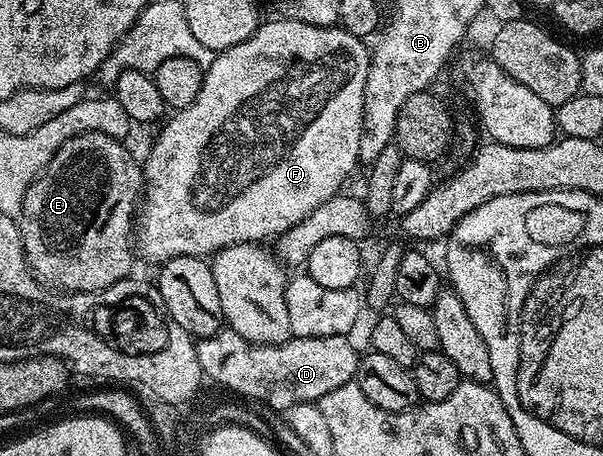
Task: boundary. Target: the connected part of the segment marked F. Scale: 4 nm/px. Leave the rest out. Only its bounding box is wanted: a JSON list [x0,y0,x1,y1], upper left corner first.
[136,17,372,265]

